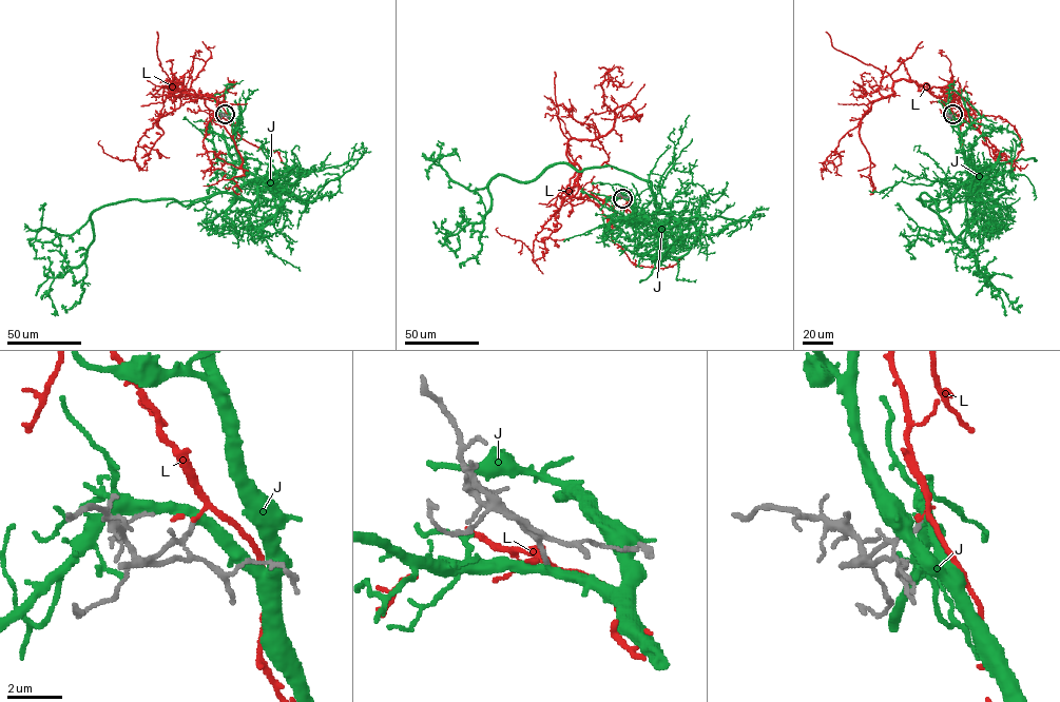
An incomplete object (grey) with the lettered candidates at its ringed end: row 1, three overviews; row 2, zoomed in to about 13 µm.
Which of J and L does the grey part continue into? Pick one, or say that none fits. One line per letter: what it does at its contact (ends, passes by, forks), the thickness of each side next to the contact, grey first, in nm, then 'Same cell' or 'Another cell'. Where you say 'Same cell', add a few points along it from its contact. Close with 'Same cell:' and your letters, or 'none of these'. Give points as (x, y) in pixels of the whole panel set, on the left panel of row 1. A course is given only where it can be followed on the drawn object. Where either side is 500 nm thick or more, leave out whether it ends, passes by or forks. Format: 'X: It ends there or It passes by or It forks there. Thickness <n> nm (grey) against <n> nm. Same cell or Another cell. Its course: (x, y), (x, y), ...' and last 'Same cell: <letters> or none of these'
J: It passes by. Thickness 170 nm (grey) against 320 nm. Same cell. Its course: (225, 114), (258, 182), (254, 210), (218, 193), (97, 208), (84, 260), (50, 288), (58, 315)
L: It passes by. Thickness 160 nm (grey) against 140 nm. Another cell
Same cell: J

